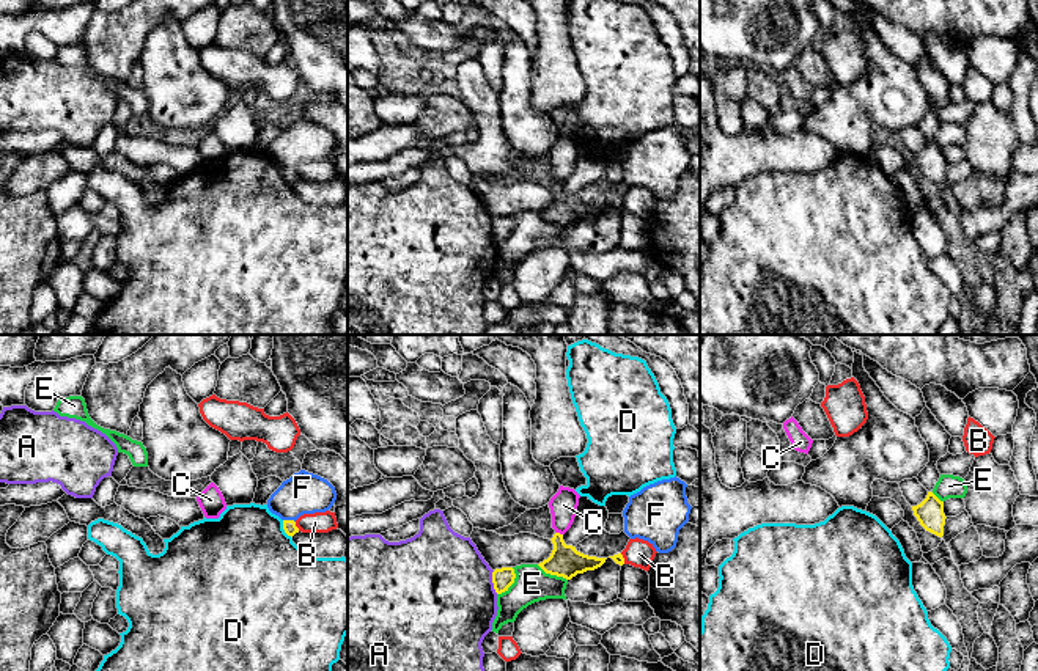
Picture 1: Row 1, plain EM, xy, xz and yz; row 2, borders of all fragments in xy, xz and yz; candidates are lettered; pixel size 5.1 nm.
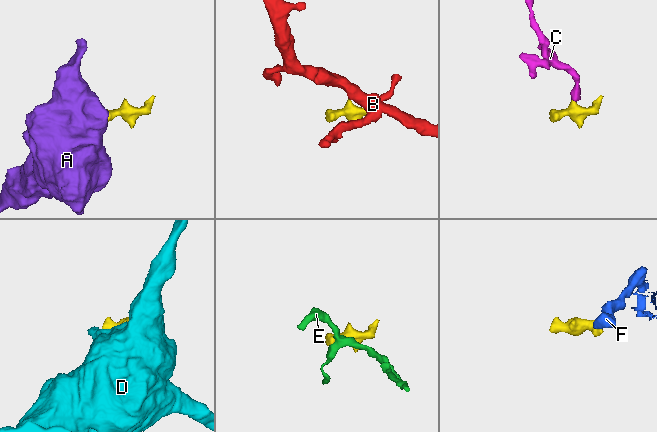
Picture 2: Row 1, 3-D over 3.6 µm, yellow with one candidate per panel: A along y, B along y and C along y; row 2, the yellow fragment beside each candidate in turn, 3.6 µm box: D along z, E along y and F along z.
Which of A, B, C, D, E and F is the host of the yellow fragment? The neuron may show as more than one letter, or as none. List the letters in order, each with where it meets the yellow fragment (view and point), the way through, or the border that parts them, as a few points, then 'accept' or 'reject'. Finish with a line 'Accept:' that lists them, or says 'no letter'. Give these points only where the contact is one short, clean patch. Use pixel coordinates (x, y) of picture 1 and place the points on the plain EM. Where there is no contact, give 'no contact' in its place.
A: contact xz (493, 230); border xz (493, 219), (493, 236), (497, 241); reject
B: contact xy (296, 175); border xy (294, 170), (299, 178); reject
C: contact xz (559, 181); way xz (565, 209), (559, 194), (559, 181), (563, 153); accept
D: contact xy (283, 176); border xy (282, 168), (282, 176), (291, 186); reject
E: contact xz (511, 231); border xz (513, 216), (513, 230), (497, 242); reject
F: contact xy (290, 168); border xy (283, 167), (294, 170); reject
Accept: C

